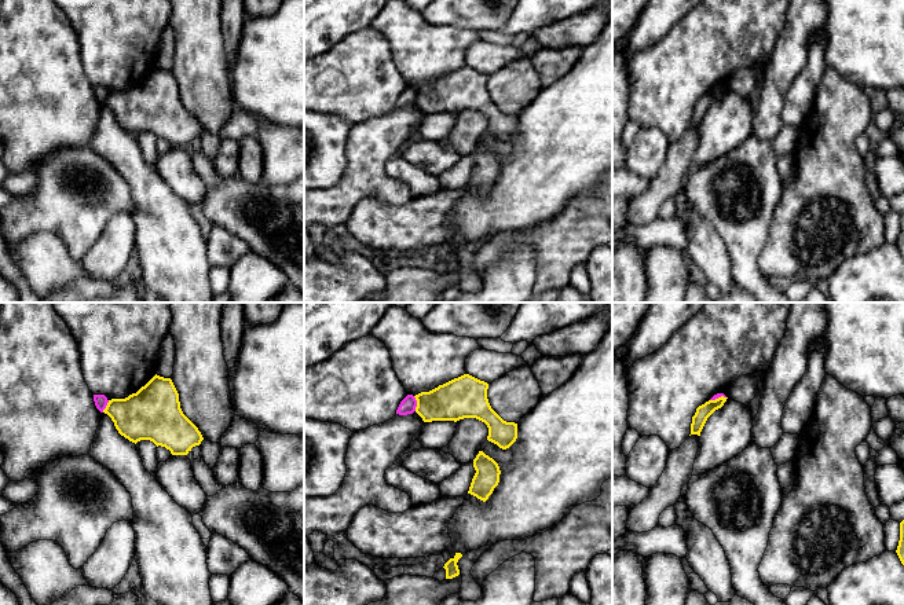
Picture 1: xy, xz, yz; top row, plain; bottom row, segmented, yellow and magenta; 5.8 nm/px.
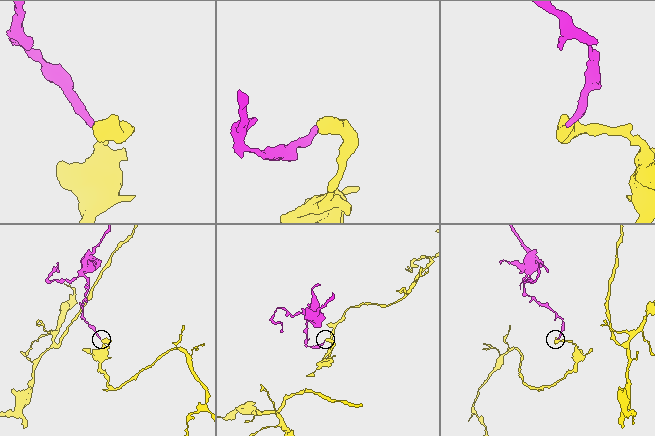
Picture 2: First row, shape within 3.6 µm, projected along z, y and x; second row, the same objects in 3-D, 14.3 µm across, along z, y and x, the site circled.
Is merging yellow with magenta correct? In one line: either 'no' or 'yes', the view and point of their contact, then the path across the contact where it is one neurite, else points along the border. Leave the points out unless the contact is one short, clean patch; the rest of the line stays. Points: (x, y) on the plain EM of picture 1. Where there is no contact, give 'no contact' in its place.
no | xz (417, 95) | along xz (413, 88), (416, 102)

